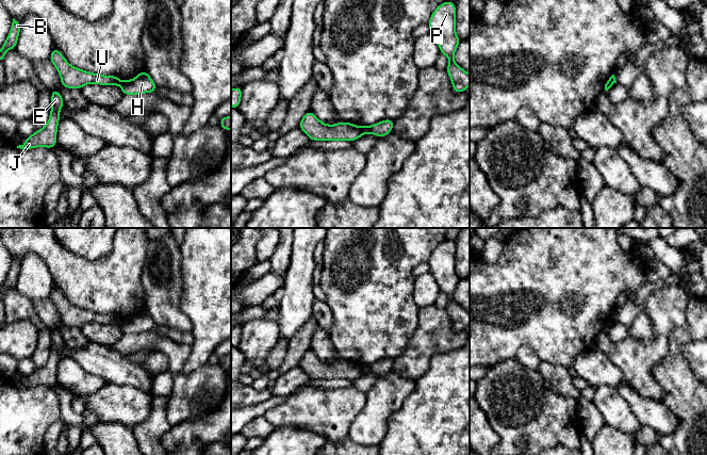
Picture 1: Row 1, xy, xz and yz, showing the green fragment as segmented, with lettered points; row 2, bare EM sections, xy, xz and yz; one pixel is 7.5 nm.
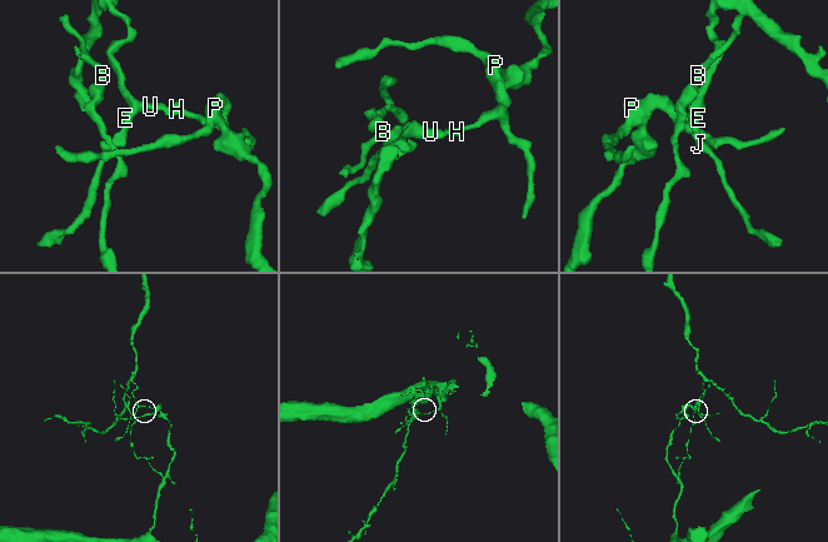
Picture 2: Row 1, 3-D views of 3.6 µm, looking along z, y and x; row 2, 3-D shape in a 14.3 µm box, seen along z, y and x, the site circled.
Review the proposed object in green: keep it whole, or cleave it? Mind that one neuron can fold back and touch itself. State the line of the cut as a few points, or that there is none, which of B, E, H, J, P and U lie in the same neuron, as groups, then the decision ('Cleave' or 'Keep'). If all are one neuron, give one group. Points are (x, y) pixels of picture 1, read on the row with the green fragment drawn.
Split along xz (359, 127), (363, 133). Groups: B H P / E J U. Cleave

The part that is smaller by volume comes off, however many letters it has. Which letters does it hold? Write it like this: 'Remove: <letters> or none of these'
Remove: E, J, U

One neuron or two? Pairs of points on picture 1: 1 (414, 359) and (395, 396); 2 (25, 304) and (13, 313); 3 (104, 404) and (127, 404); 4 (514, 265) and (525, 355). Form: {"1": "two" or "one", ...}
{"1": "two", "2": "one", "3": "one", "4": "two"}

